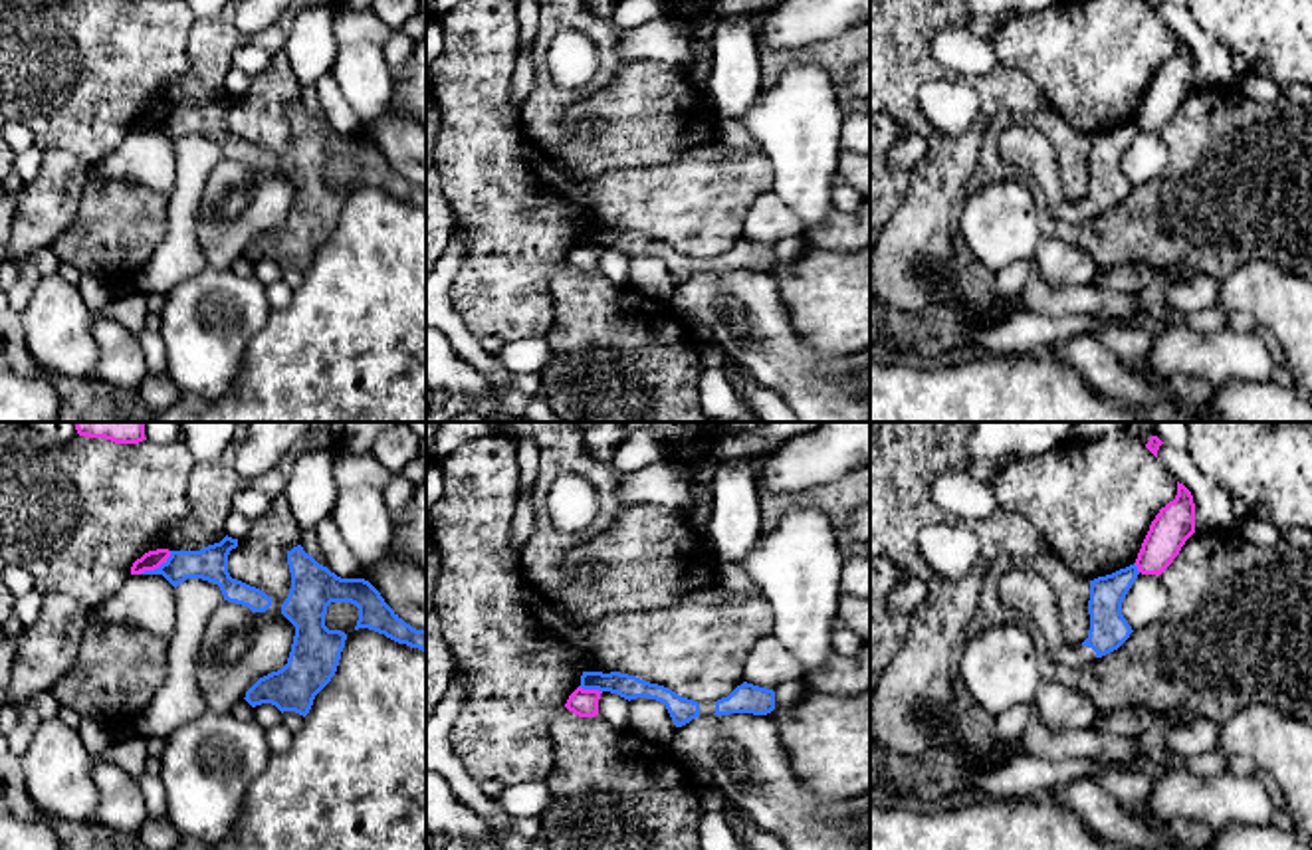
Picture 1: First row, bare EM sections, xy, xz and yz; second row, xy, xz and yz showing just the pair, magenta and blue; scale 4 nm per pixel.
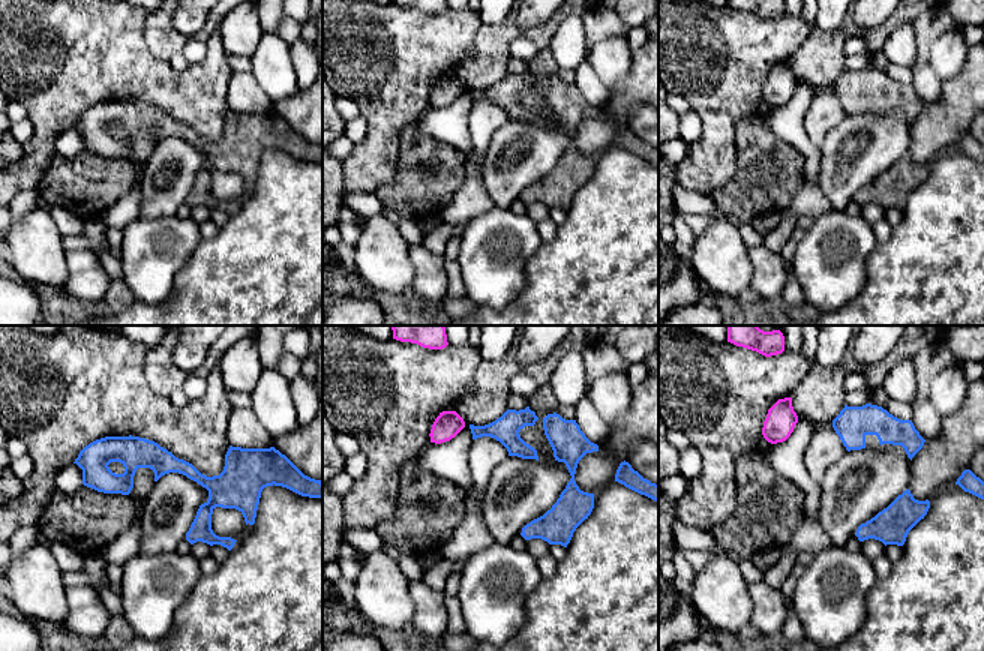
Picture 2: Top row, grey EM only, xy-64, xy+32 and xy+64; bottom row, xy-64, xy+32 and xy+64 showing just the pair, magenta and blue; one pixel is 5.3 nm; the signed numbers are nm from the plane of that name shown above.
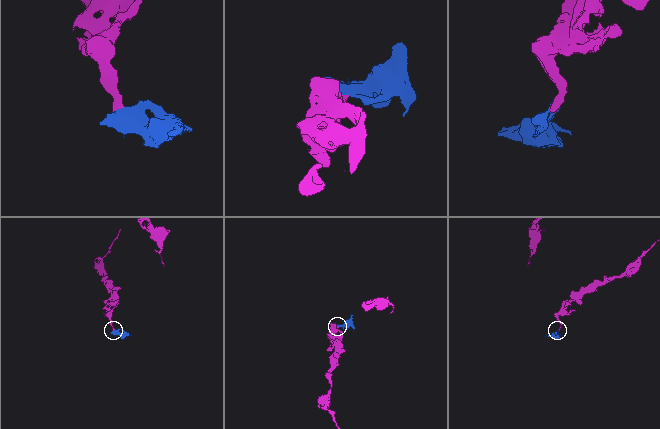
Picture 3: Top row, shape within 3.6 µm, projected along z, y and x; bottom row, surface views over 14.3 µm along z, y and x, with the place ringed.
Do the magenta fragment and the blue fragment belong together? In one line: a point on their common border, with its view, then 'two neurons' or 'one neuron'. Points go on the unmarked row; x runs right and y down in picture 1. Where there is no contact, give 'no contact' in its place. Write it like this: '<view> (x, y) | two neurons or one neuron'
xy (155, 123) | two neurons

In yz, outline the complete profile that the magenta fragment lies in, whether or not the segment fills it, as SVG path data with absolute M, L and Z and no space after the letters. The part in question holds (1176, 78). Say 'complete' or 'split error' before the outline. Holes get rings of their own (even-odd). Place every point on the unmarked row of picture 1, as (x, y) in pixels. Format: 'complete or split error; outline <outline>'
complete; outline M1177 38L1177 52L1159 65L1136 115L1142 131L1159 133L1195 89L1195 59L1191 48Z

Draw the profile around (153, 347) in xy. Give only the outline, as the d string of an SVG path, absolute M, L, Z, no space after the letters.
M145 329L139 341L147 359L147 374L166 374L166 349L161 335Z

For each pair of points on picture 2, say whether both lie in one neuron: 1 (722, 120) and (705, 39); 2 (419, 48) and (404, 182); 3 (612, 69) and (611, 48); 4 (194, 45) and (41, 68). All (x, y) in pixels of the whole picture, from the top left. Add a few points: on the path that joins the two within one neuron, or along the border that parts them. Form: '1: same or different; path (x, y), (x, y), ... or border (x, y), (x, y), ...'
1: same; path (722, 101), (720, 59)
2: different; border (417, 120), (402, 128), (398, 158)
3: same; path (612, 65), (611, 53)
4: different; border (207, 42), (204, 59), (189, 65)

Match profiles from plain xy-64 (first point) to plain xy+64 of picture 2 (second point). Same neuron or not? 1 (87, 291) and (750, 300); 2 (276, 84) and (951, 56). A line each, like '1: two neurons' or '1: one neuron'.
1: two neurons
2: one neuron

